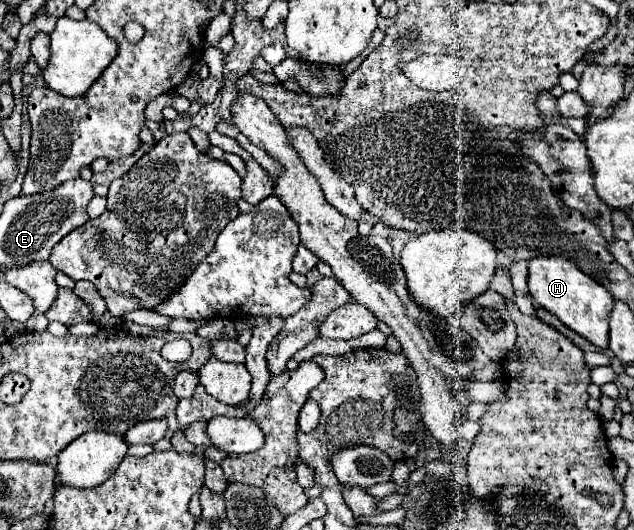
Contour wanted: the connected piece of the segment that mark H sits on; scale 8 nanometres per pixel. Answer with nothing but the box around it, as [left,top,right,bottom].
[528,256,614,348]

